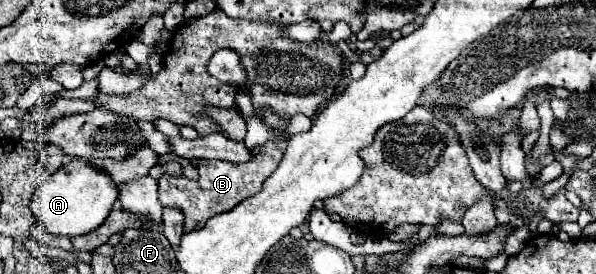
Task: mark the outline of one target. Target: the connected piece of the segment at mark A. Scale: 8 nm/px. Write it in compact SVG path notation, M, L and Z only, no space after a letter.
M74 158L34 192L30 208L34 218L48 234L74 238L98 228L110 214L116 200L118 200L116 184L102 170L90 168L84 160Z

